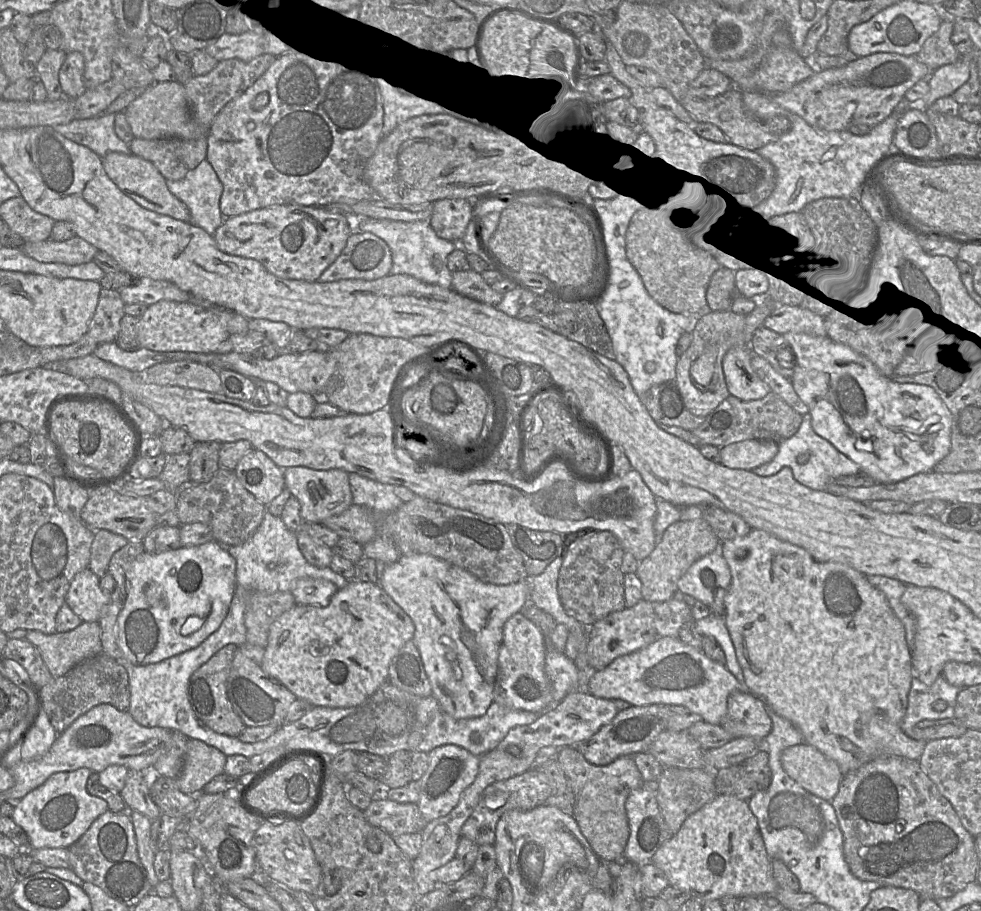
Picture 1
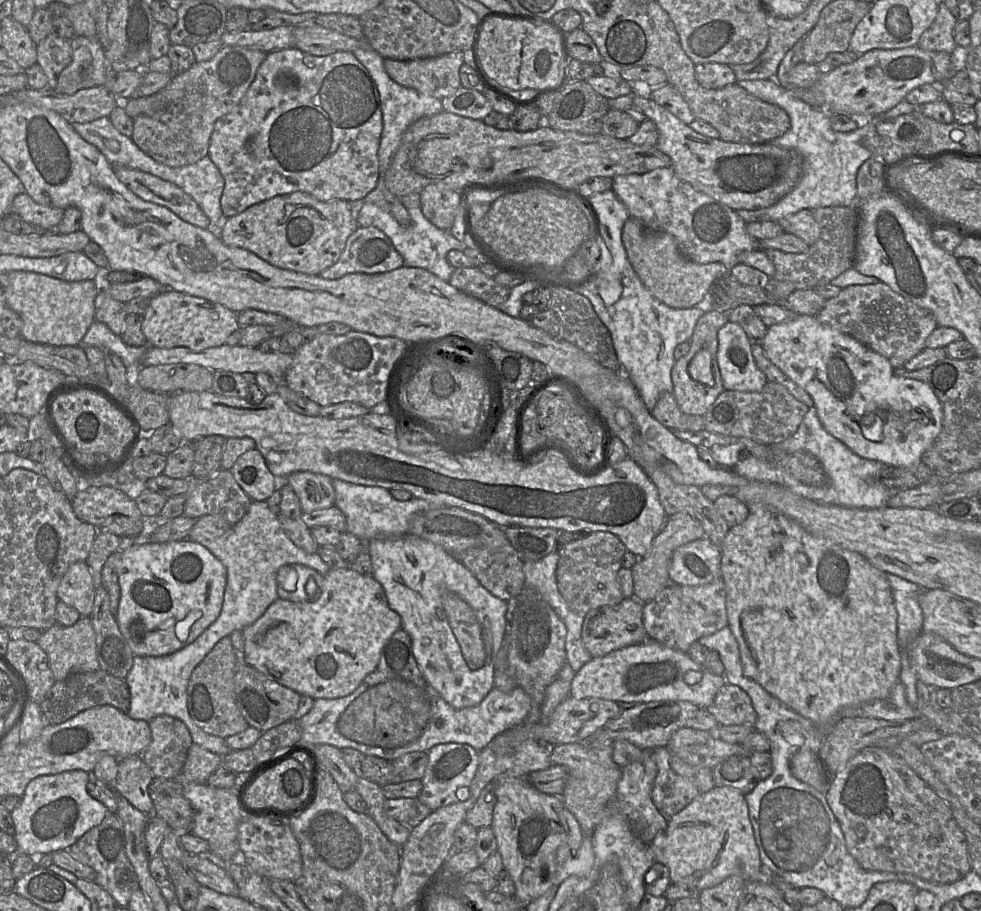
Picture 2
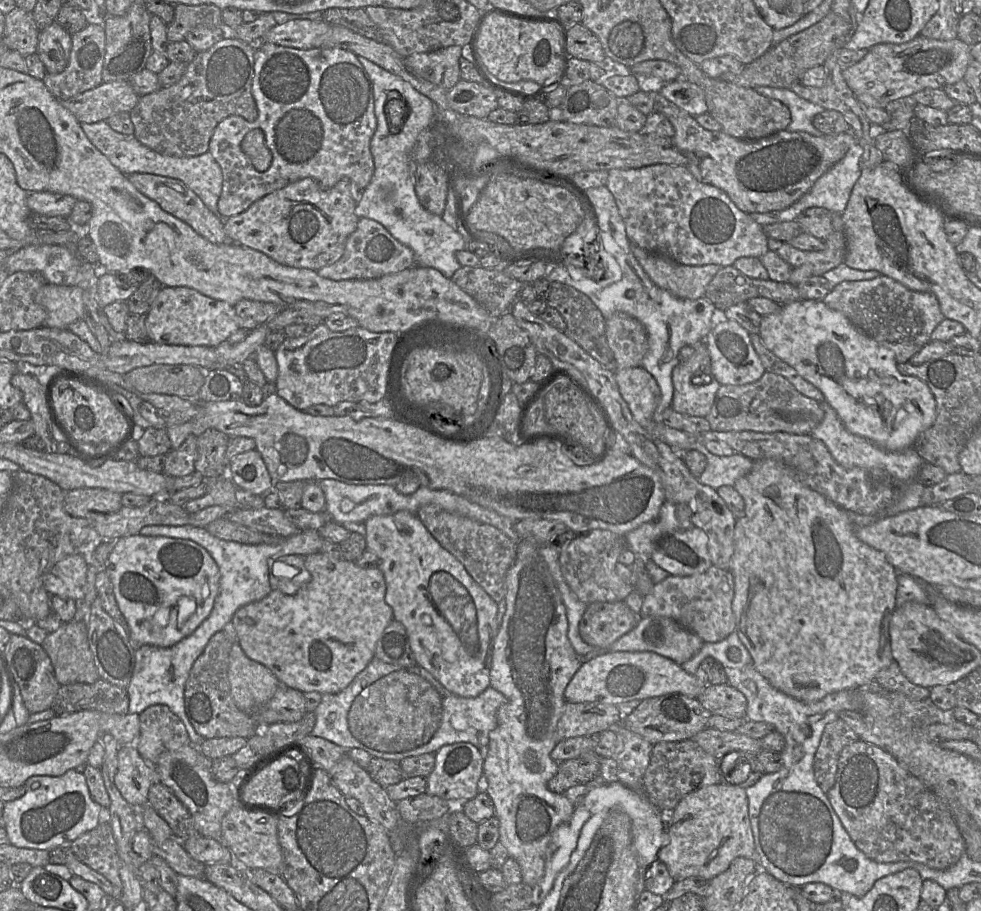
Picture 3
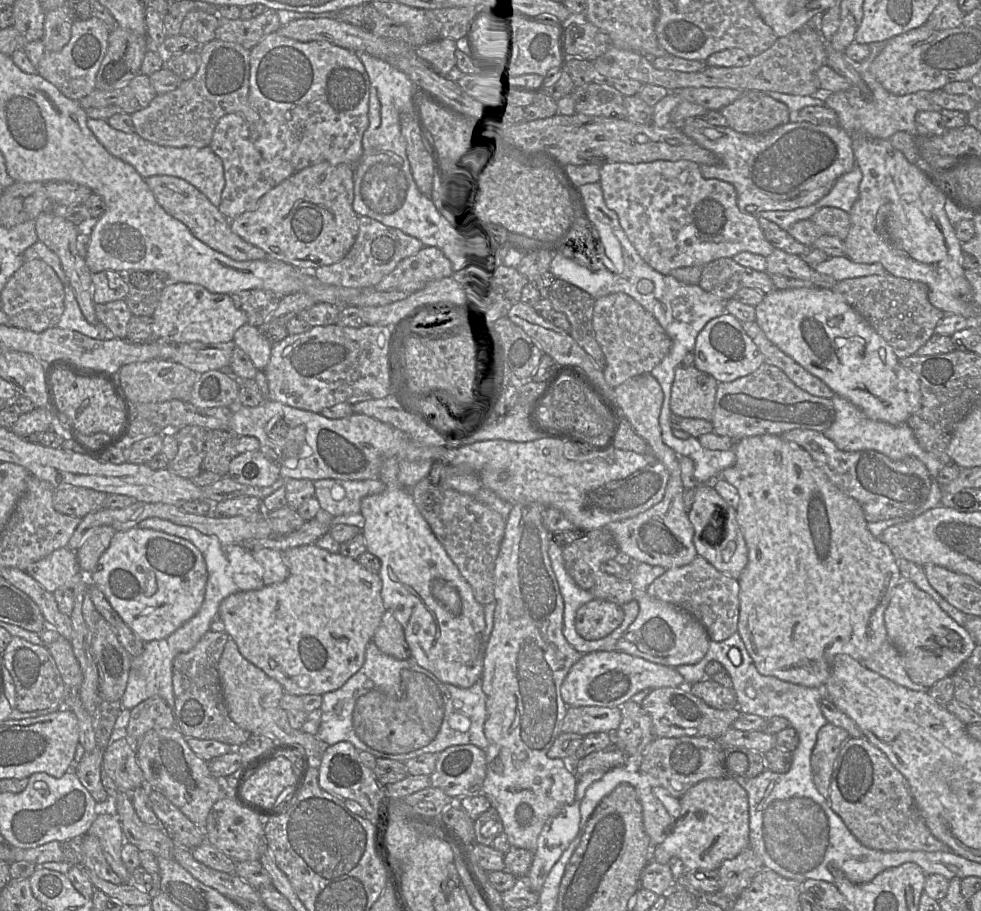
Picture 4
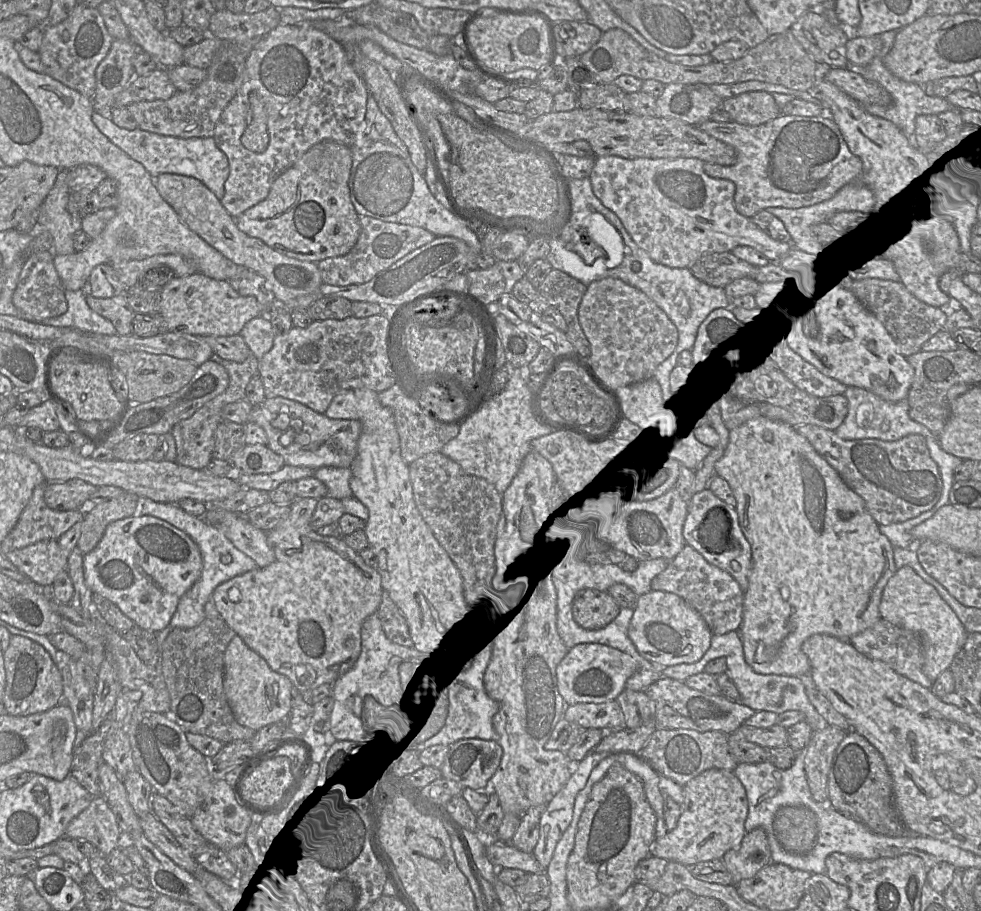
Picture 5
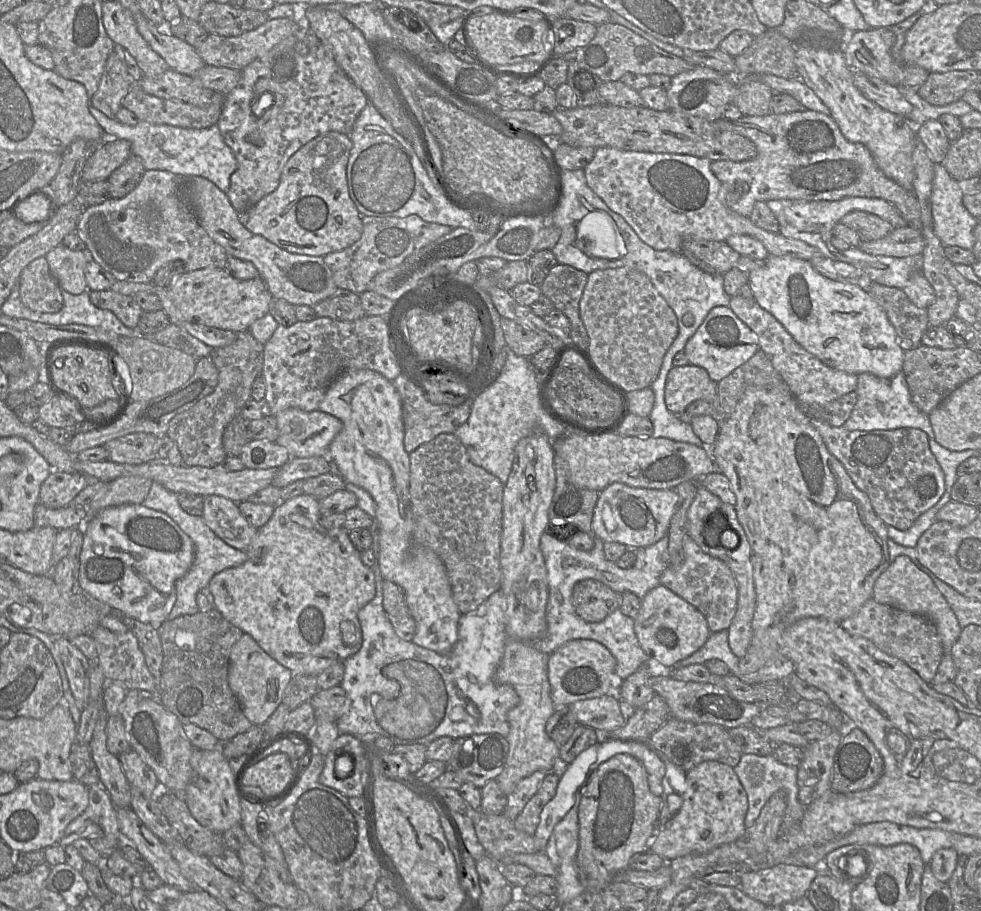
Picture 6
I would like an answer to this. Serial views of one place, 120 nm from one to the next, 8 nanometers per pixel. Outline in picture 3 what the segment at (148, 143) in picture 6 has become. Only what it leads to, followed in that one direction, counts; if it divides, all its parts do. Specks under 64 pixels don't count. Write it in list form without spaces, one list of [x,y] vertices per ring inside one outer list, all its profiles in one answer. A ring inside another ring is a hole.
[[[106,122],[81,123],[81,127],[90,142],[125,175],[149,173],[178,179],[191,189],[212,213],[219,215],[218,201],[223,187],[223,175],[220,166],[208,151],[192,157],[163,155],[141,144],[134,134],[124,135],[114,131]]]

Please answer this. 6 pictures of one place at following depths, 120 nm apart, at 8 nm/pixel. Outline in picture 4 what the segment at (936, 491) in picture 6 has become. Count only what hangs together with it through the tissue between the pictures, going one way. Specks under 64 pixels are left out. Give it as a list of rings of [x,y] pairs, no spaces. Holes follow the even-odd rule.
[[[792,429],[781,437],[806,450],[829,480],[860,504],[868,522],[907,515],[919,508],[930,493],[932,477],[924,463],[916,457],[894,461],[875,450],[844,452],[822,432],[815,430]]]

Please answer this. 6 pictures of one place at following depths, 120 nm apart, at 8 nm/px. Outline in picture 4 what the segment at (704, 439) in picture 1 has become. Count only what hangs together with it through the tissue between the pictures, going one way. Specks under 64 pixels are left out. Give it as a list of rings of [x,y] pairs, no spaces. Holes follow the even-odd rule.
[[[762,363],[753,373],[731,382],[719,382],[711,420],[713,432],[733,440],[764,434],[781,435],[792,429],[823,432],[835,421],[836,411],[830,398],[814,396],[796,386],[778,367]]]

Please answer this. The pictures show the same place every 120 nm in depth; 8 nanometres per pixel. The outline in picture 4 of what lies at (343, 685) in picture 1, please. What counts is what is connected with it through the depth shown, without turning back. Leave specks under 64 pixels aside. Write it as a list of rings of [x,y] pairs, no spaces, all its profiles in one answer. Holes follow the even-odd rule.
[[[315,543],[301,545],[282,551],[284,563],[289,569],[287,578],[278,583],[265,585],[260,590],[237,592],[226,597],[219,606],[219,616],[225,624],[225,632],[233,639],[240,653],[251,663],[262,669],[269,677],[275,679],[284,688],[284,692],[297,696],[323,695],[339,689],[353,676],[363,665],[366,649],[372,641],[377,627],[381,623],[386,611],[381,591],[382,579],[378,572],[372,572],[359,563],[357,559],[347,557],[339,553],[332,553],[320,548]]]

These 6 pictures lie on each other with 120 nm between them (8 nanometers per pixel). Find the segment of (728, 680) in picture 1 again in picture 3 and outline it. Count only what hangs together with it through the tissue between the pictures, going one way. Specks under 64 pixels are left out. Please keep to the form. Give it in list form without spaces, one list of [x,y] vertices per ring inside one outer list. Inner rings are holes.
[[[617,651],[598,655],[583,663],[564,691],[566,702],[598,702],[619,705],[670,693],[697,698],[708,682],[697,674],[686,672],[673,660],[651,651]]]

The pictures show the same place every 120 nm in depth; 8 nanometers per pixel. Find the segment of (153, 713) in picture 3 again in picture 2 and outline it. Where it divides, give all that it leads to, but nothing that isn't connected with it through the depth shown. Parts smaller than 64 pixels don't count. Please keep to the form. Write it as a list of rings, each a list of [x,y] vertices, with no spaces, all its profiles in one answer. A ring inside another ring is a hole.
[[[161,715],[150,721],[151,742],[140,754],[155,778],[179,779],[193,743],[186,725],[177,718]]]

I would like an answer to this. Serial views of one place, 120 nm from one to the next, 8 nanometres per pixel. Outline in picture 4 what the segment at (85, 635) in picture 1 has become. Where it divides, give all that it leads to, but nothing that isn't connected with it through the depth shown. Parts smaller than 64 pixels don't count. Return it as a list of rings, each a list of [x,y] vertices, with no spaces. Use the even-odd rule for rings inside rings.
[[[64,637],[48,644],[47,649],[53,657],[57,669],[68,689],[78,689],[83,682],[83,674],[71,643]]]

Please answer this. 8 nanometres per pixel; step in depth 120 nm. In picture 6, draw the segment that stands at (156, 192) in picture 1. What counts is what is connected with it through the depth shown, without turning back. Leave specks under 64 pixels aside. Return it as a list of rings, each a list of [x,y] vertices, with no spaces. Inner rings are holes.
[[[201,176],[185,178],[183,196],[203,229],[229,256],[249,261],[256,267],[274,299],[284,299],[294,306],[313,307],[338,288],[323,257],[290,253],[263,236],[250,232],[227,194],[210,180]]]

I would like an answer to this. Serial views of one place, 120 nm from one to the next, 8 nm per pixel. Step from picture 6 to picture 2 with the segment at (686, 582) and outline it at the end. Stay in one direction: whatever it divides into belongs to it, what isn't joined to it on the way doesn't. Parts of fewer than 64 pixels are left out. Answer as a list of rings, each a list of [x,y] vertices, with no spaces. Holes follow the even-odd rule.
[[[719,576],[710,583],[699,586],[670,583],[653,600],[644,603],[643,624],[649,640],[687,652],[693,642],[728,625],[726,587],[723,578]]]

